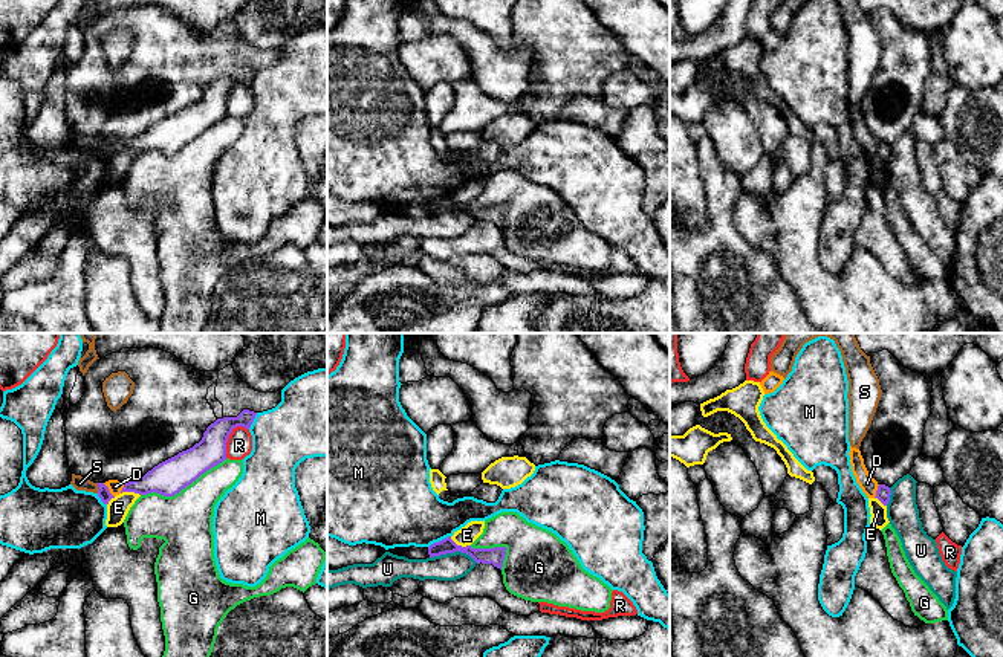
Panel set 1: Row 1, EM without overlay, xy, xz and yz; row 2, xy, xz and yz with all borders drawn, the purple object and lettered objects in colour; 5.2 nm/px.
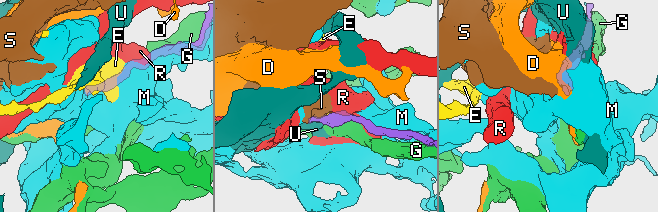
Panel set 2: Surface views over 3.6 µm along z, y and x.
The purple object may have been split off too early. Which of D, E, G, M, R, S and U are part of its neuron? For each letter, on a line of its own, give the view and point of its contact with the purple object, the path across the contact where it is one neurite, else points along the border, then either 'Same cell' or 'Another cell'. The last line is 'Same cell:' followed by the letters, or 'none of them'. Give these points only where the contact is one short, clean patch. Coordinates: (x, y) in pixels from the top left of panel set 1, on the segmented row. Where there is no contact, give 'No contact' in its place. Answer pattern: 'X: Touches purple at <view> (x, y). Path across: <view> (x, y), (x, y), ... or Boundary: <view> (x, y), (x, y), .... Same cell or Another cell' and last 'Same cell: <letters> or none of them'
D: Touches purple at xy (109, 491). Boundary: xy (103, 483), (113, 497). Another cell
E: Touches purple at xz (460, 546). Another cell
G: Touches purple at xy (184, 488). Another cell
M: Touches purple at xz (439, 541). Another cell
R: Touches purple at xy (228, 436). Another cell
S: Touches purple at xy (98, 486). Path across: xy (104, 494), (98, 486), (80, 483). Same cell
U: Touches purple at xz (454, 550). Boundary: xz (430, 556), (465, 552), (477, 563). Another cell
Same cell: S

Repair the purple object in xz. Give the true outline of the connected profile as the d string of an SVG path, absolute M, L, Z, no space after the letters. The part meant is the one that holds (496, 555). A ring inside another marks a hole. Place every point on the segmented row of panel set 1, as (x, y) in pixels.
M451 536L434 542L428 547L430 558L462 552L469 555L477 564L492 564L494 567L500 568L503 567L503 559L506 555L506 547L494 547L494 549L472 549L471 545L462 547L457 545Z

